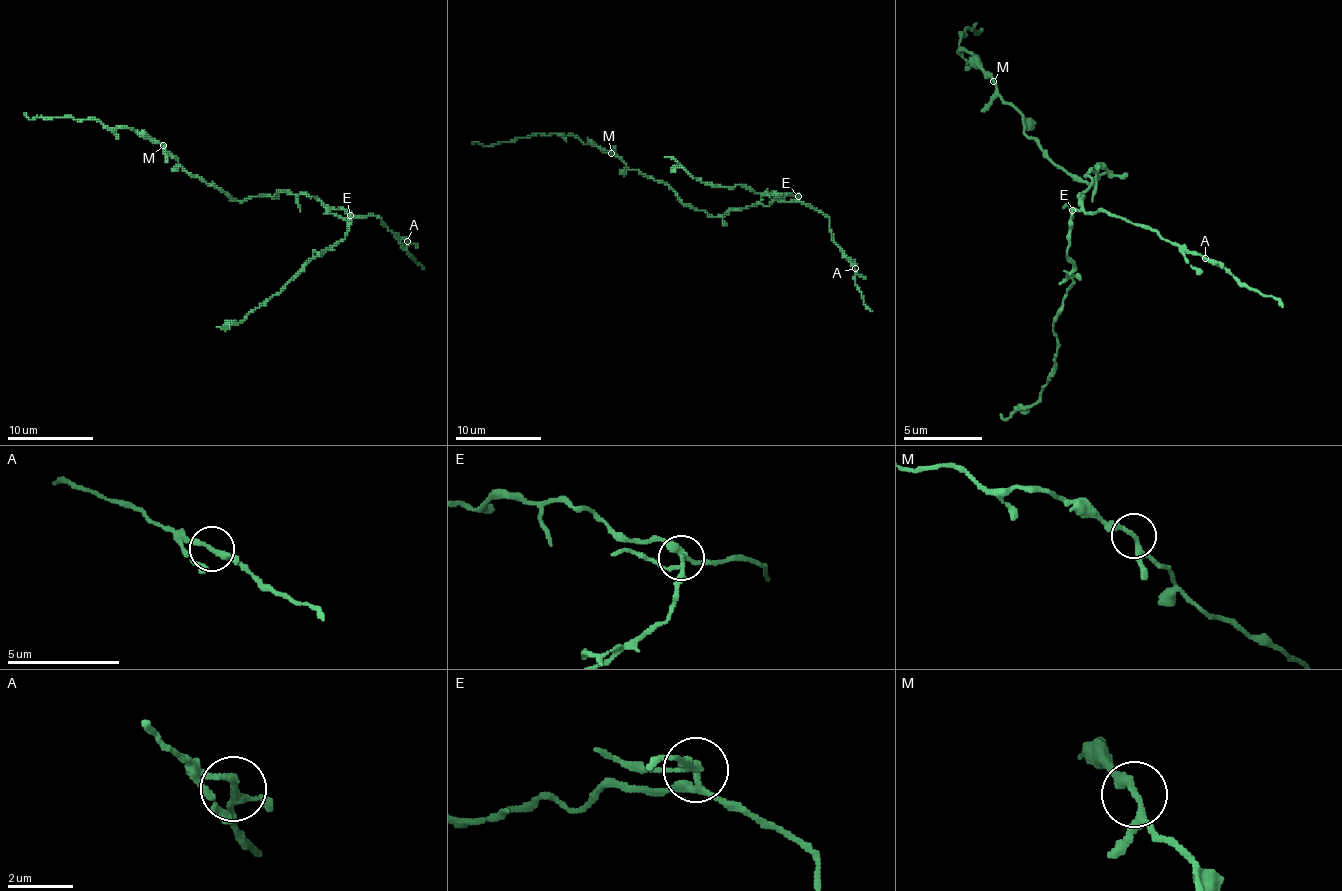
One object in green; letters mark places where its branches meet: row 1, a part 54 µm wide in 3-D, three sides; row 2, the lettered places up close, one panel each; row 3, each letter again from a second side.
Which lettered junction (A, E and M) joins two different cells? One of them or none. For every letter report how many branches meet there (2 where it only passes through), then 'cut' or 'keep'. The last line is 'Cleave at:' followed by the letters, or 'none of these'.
A: 3 branches meet; keep
E: 4 branches meet; cut
M: 3 branches meet; keep
Cleave at: E

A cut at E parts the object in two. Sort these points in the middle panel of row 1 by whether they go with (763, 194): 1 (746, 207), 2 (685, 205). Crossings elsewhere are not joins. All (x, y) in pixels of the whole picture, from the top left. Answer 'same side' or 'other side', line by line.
1: other side
2: other side

